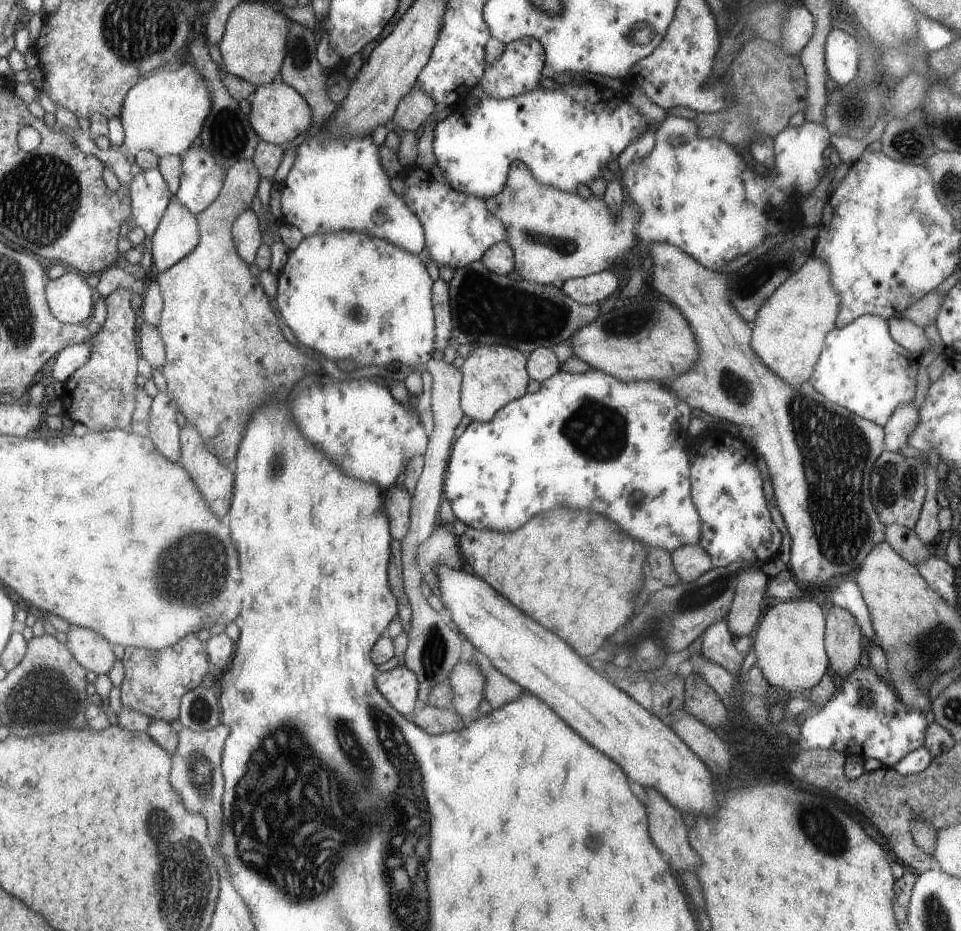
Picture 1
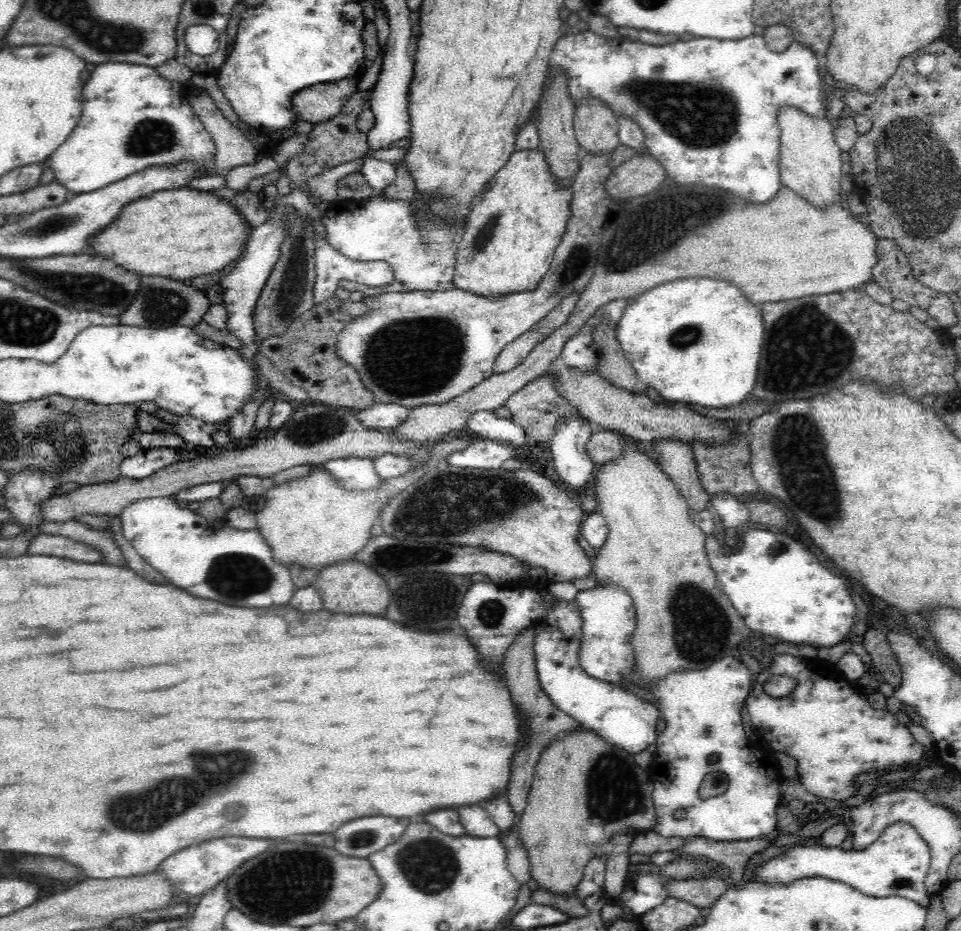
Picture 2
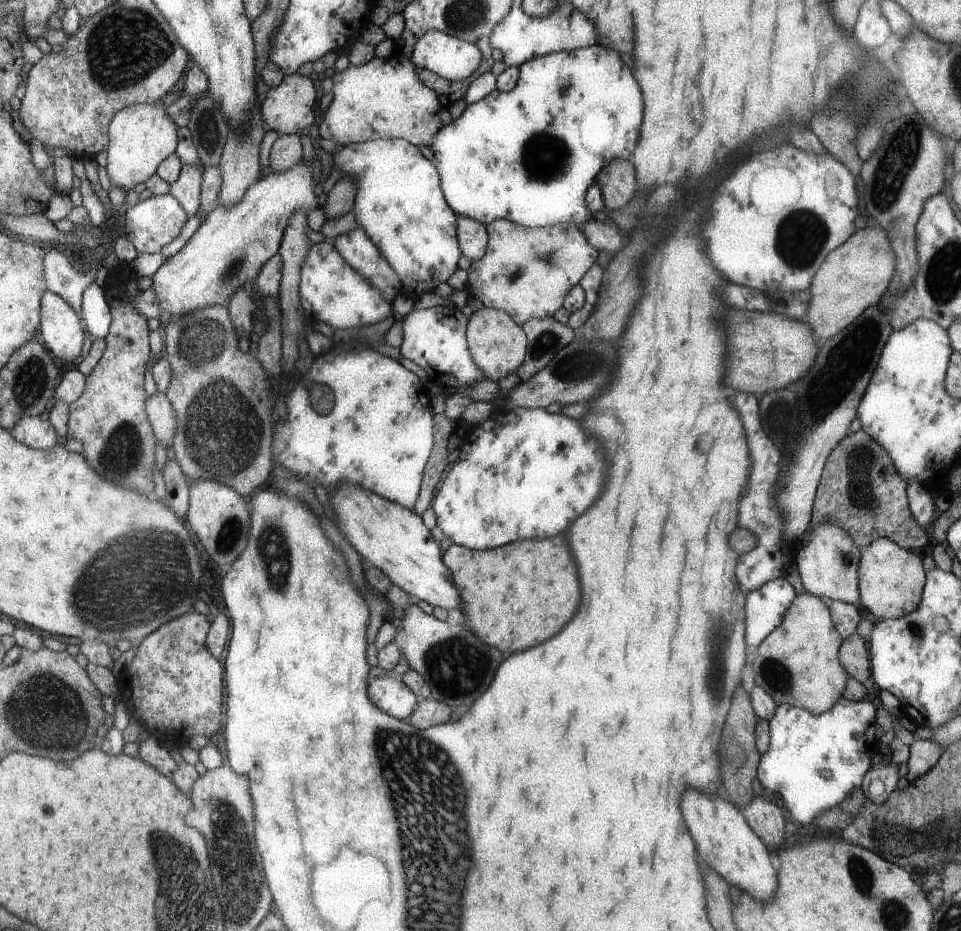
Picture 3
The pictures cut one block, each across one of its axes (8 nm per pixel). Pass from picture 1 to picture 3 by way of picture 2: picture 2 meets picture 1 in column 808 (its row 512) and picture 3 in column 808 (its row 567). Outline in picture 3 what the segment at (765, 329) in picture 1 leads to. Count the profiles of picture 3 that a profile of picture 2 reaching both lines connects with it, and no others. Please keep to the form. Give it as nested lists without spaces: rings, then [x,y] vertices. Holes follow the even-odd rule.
[[[875,224],[855,230],[826,257],[811,278],[808,288],[811,298],[803,320],[811,326],[815,338],[824,342],[855,321],[865,309],[878,303],[887,291],[894,270],[895,254],[883,228]]]

